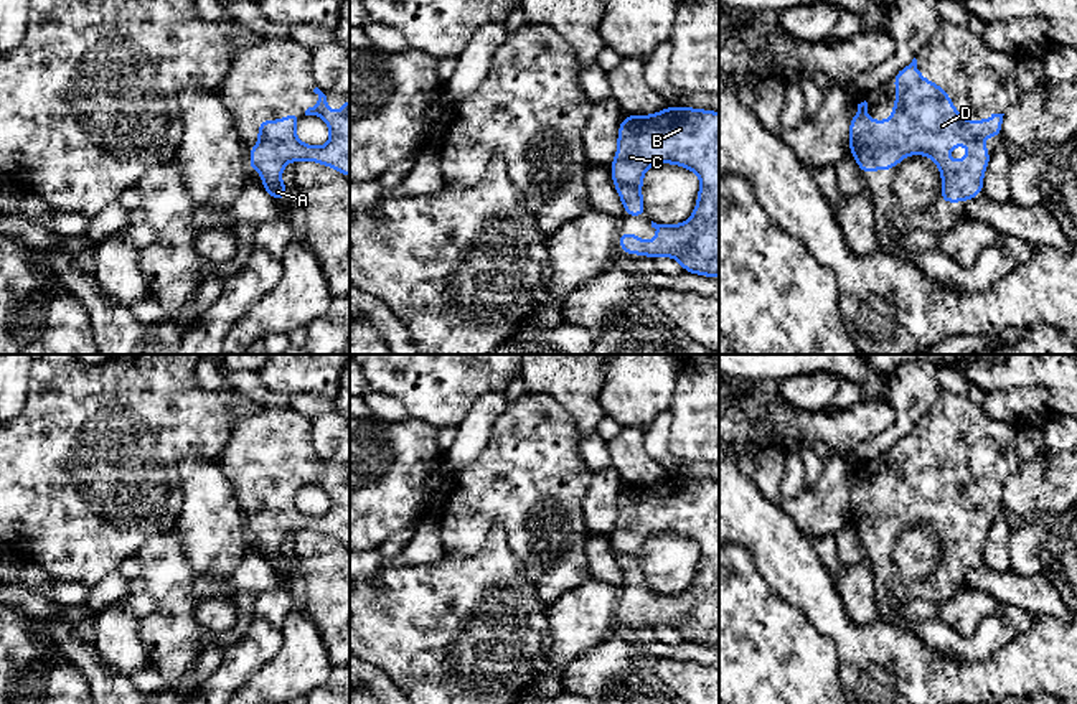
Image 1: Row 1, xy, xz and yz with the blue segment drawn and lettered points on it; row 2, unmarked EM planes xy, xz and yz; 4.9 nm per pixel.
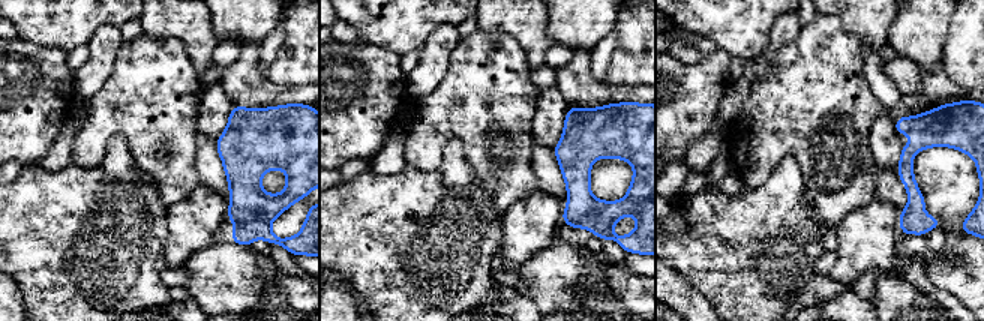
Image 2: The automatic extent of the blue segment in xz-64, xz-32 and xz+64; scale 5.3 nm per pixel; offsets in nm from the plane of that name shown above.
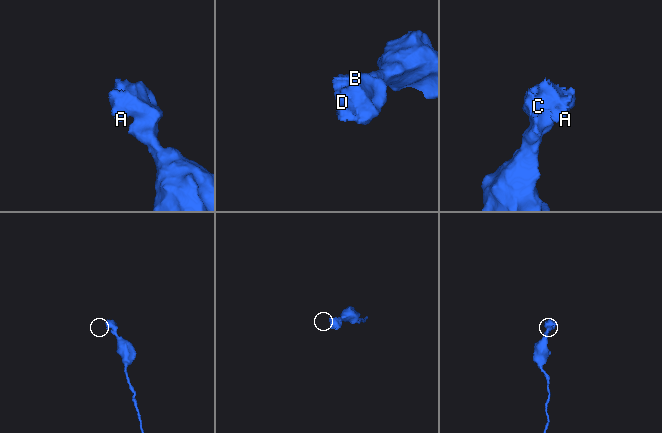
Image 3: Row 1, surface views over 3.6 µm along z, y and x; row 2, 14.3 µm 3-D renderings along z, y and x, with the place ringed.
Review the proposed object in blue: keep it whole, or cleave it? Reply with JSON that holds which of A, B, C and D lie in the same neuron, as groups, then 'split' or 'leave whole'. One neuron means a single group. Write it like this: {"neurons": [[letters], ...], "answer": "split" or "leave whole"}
{"neurons": [["A", "B", "C", "D"]], "answer": "leave whole"}

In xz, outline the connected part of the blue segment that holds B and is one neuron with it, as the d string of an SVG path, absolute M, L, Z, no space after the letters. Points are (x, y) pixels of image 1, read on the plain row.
M670 475L653 485L625 485L617 503L618 514L610 544L628 585L640 587L645 582L642 552L651 534L675 533L693 539L701 549L696 577L688 590L671 595L651 590L651 597L658 600L651 612L635 602L623 602L618 605L618 617L628 625L643 623L650 628L668 625L676 628L684 641L719 646L719 483Z

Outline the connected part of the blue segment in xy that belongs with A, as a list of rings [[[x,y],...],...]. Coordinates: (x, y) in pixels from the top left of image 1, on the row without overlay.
[[[318,457],[313,462],[318,465],[318,475],[308,476],[305,485],[318,485],[327,491],[332,503],[327,514],[302,513],[295,506],[300,485],[287,483],[282,490],[261,490],[256,503],[261,509],[249,518],[249,537],[262,544],[262,556],[274,569],[289,564],[289,557],[280,551],[289,531],[312,529],[350,546],[350,468],[340,481],[332,481],[327,465]]]

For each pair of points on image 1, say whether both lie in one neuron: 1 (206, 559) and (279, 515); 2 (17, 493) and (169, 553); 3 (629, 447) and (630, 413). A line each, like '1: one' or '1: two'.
1: two
2: two
3: two

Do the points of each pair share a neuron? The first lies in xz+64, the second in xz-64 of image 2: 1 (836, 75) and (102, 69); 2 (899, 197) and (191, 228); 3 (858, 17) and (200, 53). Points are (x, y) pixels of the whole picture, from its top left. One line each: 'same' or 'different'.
1: different
2: different
3: same

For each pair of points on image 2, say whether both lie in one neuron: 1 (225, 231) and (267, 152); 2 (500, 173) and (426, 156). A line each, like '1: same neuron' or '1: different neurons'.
1: same neuron
2: same neuron

